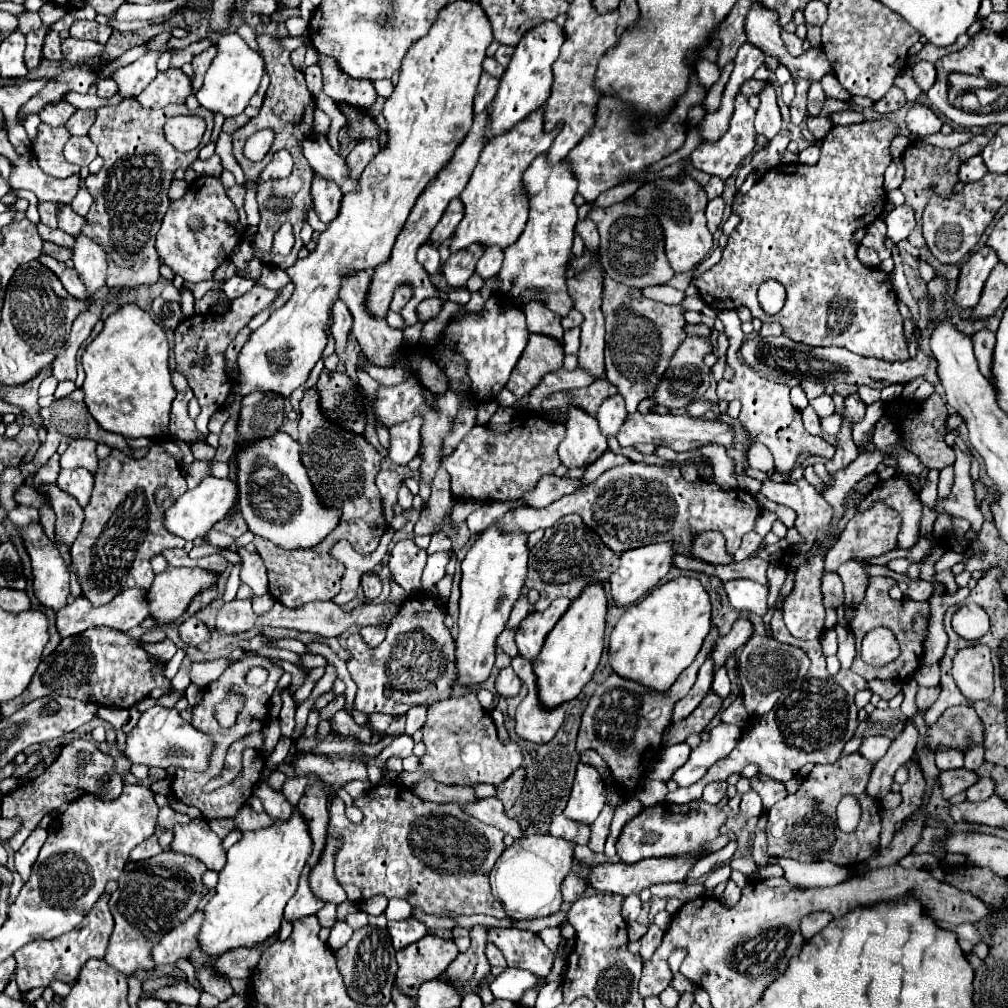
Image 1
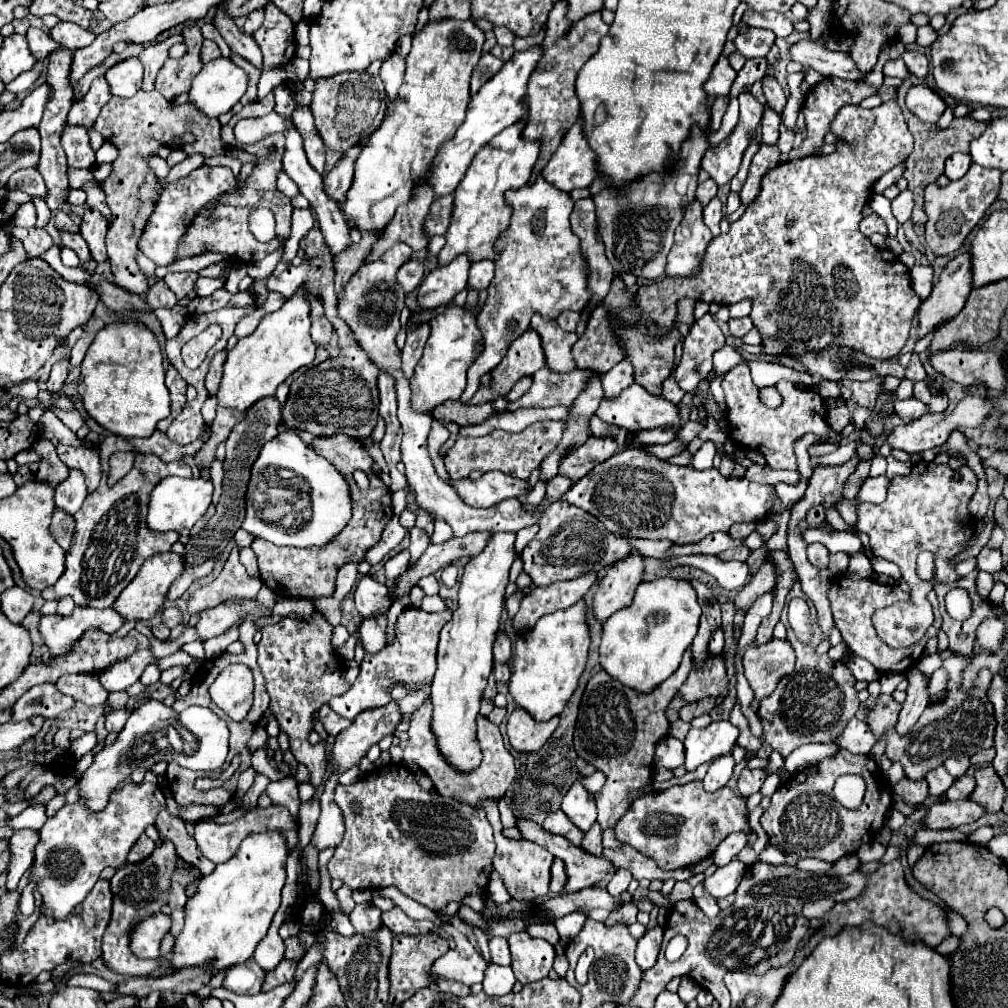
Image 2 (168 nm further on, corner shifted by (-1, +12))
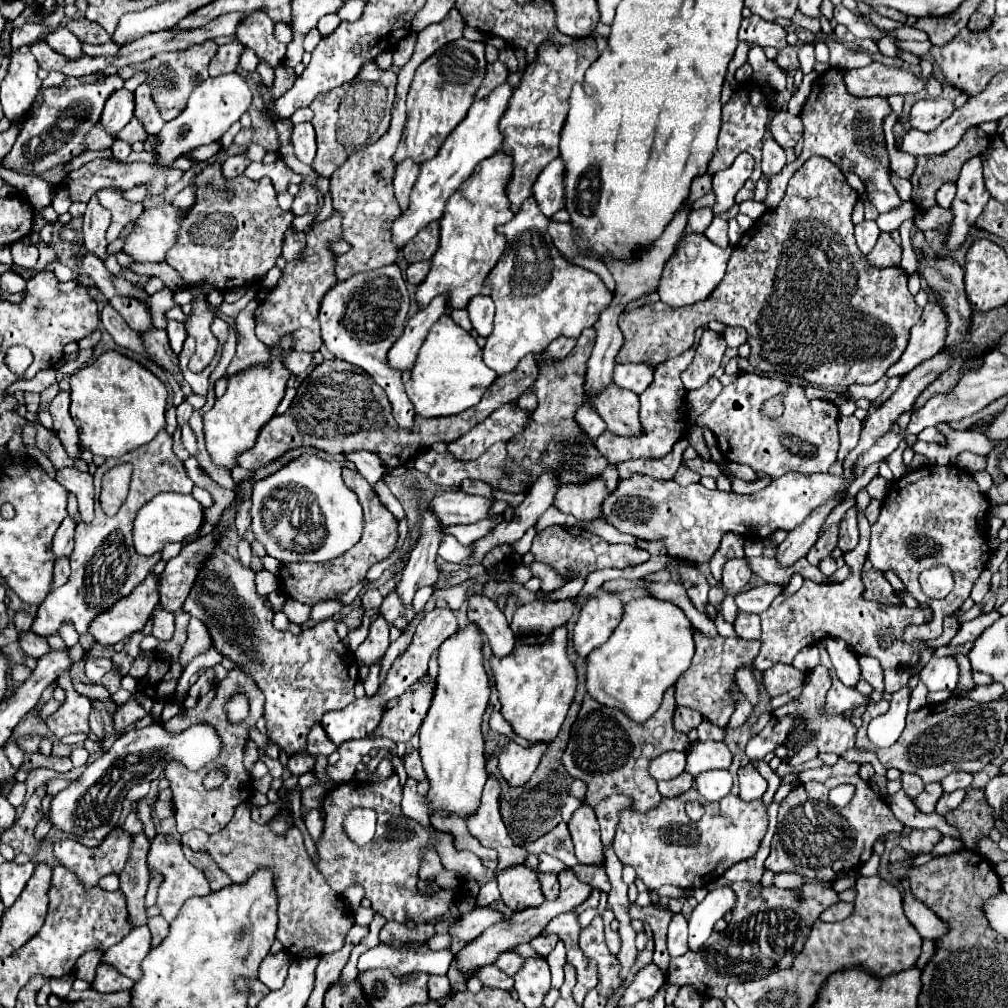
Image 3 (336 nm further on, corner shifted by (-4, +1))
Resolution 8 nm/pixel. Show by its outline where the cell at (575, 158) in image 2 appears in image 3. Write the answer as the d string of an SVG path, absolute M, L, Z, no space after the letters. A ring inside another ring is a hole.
M555 159L539 173L533 183L533 199L545 217L563 209L563 161Z

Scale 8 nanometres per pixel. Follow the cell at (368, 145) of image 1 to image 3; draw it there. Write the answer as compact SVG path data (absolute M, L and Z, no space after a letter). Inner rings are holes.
M333 213L331 219L327 219L321 225L315 225L307 233L307 243L301 249L301 259L287 261L281 279L255 309L255 335L259 341L273 347L279 345L279 341L285 335L291 335L297 351L305 351L305 353L319 351L319 347L323 345L319 319L317 319L319 301L323 299L323 293L327 293L327 289L331 289L331 285L335 285L337 281L335 255L329 251L329 241L337 241L337 239L339 239L339 213Z

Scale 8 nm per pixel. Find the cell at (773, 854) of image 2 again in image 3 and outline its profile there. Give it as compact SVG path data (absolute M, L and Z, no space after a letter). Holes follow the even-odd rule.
M779 873L775 875L775 887L783 889L799 889L803 885L803 877L797 873Z

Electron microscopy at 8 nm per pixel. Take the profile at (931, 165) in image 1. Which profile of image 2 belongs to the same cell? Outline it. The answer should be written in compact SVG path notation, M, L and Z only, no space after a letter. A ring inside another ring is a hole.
M912 116L908 120L908 128L914 136L914 150L912 154L906 158L906 180L908 180L908 190L914 194L914 212L912 212L912 224L924 224L926 222L926 214L922 210L922 194L924 194L924 188L932 182L938 180L938 176L944 174L944 162L950 154L954 152L968 152L968 146L974 138L978 138L984 130L984 124L982 122L974 122L970 118L956 118L952 120L952 124L946 128L946 130L938 130L936 126L932 124L926 124L922 122L920 118Z

